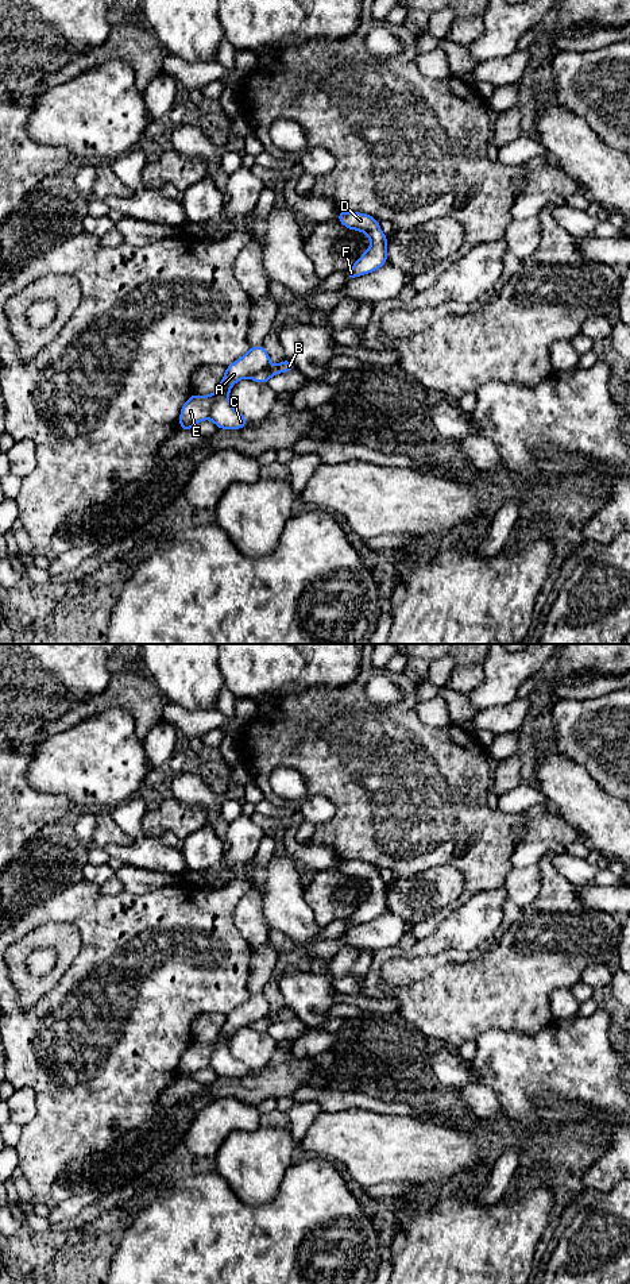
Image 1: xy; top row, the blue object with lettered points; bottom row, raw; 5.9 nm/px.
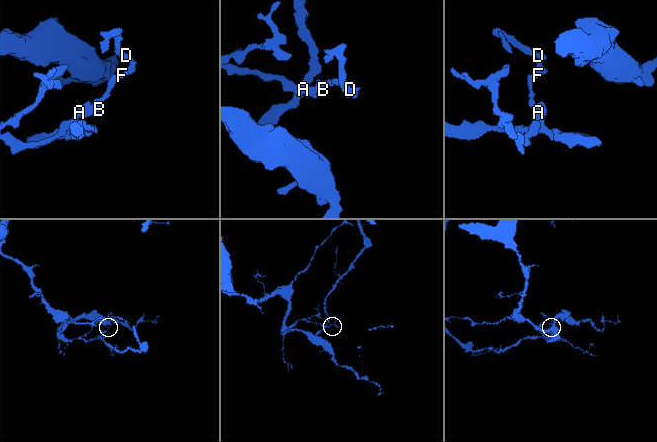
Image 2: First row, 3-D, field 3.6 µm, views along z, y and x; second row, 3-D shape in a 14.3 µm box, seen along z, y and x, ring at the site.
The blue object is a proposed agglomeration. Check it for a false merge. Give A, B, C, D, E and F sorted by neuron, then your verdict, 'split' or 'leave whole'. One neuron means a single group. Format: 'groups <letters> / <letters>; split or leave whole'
groups A D E F / B C; split

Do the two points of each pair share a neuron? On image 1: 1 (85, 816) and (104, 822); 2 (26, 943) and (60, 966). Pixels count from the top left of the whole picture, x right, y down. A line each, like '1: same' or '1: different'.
1: different
2: same

